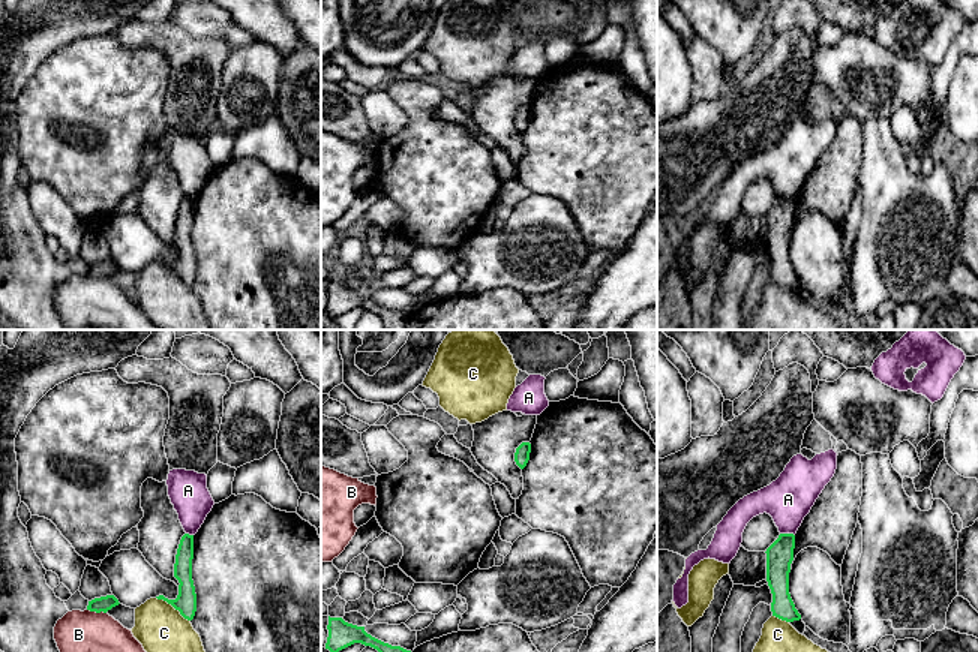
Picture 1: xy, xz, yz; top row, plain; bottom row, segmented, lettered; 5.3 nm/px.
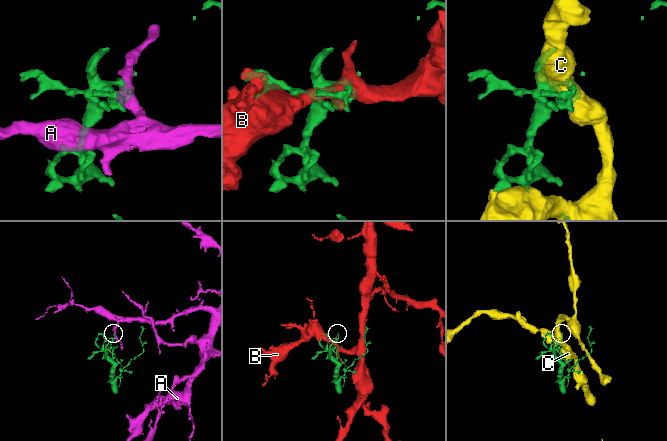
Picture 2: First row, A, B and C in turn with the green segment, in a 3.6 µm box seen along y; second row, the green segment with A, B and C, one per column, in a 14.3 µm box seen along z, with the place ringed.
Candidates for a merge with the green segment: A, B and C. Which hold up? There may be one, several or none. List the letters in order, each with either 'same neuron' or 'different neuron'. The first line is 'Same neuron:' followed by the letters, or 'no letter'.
Same neuron: no letter
A: different neuron
B: different neuron
C: different neuron

